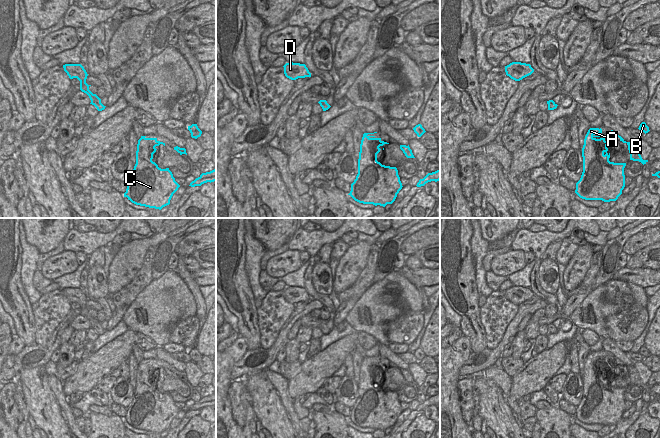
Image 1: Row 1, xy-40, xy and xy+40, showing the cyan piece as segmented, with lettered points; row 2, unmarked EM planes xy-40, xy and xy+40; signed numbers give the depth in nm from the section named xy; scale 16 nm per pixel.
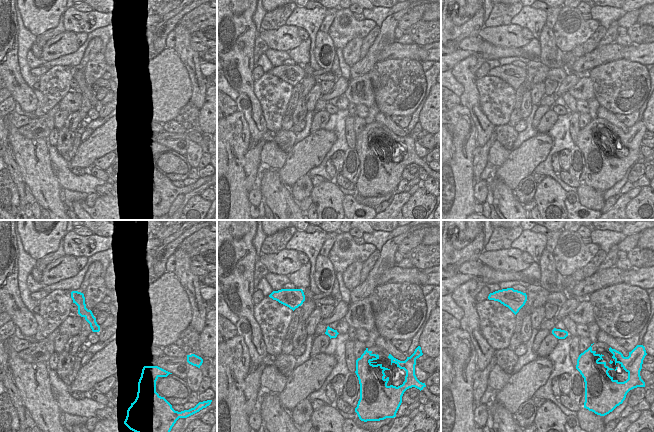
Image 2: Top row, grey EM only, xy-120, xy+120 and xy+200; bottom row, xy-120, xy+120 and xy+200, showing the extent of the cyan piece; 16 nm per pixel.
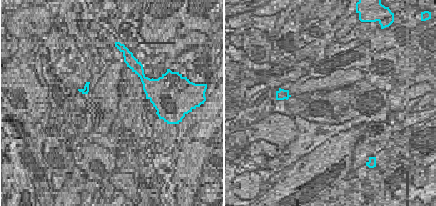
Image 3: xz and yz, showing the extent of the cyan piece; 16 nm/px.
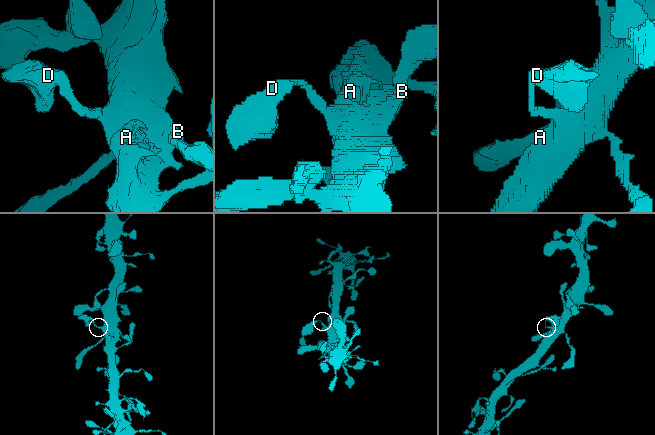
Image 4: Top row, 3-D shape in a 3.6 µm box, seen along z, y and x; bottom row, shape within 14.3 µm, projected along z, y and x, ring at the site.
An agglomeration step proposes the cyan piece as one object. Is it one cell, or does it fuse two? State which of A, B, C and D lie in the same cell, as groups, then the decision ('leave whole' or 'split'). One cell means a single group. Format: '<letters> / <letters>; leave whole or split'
A B C D; leave whole

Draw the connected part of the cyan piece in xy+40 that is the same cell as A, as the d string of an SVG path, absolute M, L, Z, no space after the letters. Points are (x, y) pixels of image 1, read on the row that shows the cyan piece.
M590 128L585 136L582 148L583 172L580 180L576 183L575 193L585 200L616 201L625 187L624 168L626 163L609 161L610 153L607 153L607 145L613 143L601 138L600 133L602 133L601 128Z

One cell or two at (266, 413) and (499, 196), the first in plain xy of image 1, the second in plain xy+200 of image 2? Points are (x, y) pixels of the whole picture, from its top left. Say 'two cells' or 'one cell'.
one cell

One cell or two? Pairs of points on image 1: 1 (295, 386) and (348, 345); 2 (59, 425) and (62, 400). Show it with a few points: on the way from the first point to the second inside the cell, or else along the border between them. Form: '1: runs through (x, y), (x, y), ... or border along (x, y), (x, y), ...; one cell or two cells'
1: runs through (308, 378), (335, 354); one cell
2: border along (52, 391), (60, 408), (61, 416), (69, 427); two cells

